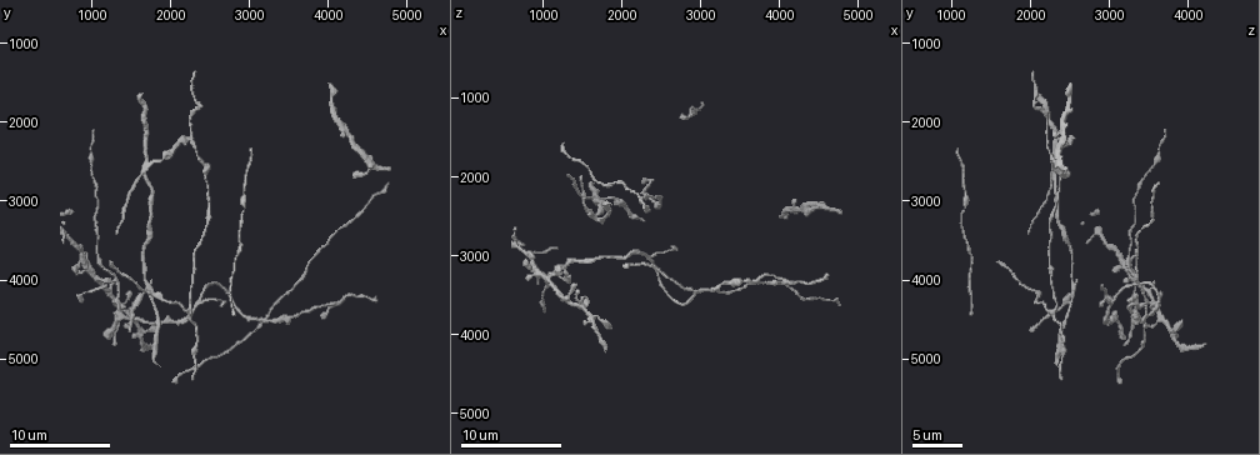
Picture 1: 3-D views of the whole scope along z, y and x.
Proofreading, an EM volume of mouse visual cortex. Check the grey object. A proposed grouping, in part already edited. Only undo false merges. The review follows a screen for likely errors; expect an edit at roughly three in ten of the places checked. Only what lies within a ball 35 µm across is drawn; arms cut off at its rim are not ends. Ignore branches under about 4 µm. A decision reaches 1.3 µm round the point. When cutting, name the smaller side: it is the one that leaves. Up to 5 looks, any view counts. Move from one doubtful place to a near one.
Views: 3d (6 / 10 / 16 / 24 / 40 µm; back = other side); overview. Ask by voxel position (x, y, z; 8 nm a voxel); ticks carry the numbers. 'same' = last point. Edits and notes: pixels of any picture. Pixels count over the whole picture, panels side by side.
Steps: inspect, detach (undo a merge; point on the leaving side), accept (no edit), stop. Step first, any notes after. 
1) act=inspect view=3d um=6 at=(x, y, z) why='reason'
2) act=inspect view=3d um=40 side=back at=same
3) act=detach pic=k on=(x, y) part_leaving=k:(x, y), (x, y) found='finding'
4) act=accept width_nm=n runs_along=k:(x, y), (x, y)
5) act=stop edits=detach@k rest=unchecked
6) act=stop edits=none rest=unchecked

act=inspect view=3d um=10 at=(3200, 4500, 3450) why='four-way junction'

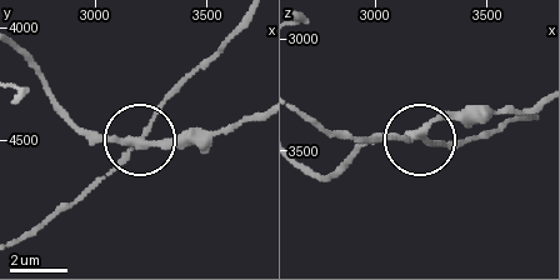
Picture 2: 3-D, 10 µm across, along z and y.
act=detach pic=2 on=(171, 145) width_nm=220 part_leaving=2:(131, 148), (84, 133), (26, 54) found='two neurons meet here'

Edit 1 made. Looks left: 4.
act=inspect view=overview

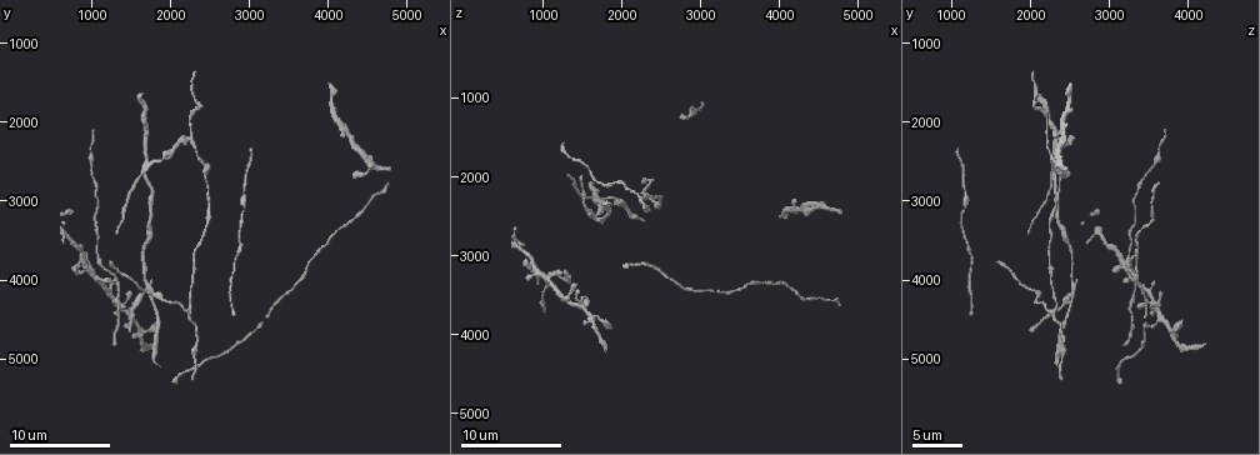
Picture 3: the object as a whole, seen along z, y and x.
act=inspect view=3d um=10 at=(2200, 4450, 2250) why='two arms in line, one across'

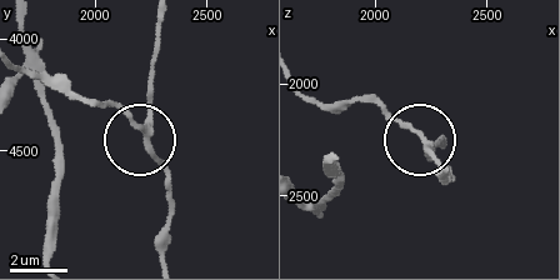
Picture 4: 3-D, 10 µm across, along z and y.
act=accept arms=3 found='all the same neuron'

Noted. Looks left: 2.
act=inspect view=3d um=6 at=(1650, 2700, 2300) why='branch point'

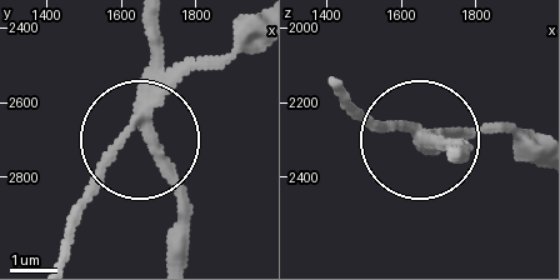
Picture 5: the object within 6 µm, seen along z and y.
act=inspect view=3d um=6 side=back at=(1630, 2660, 2270) why='from behind'

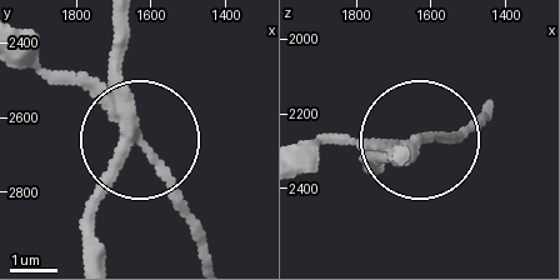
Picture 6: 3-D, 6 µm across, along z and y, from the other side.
act=detach pic=6 on=(68, 71) arms=3 part_leaving=6:(124, 114), (200, 254) found='two neurons meet here'

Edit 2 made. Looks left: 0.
act=stop edits=detach@2,detach@6 rest=unchecked

